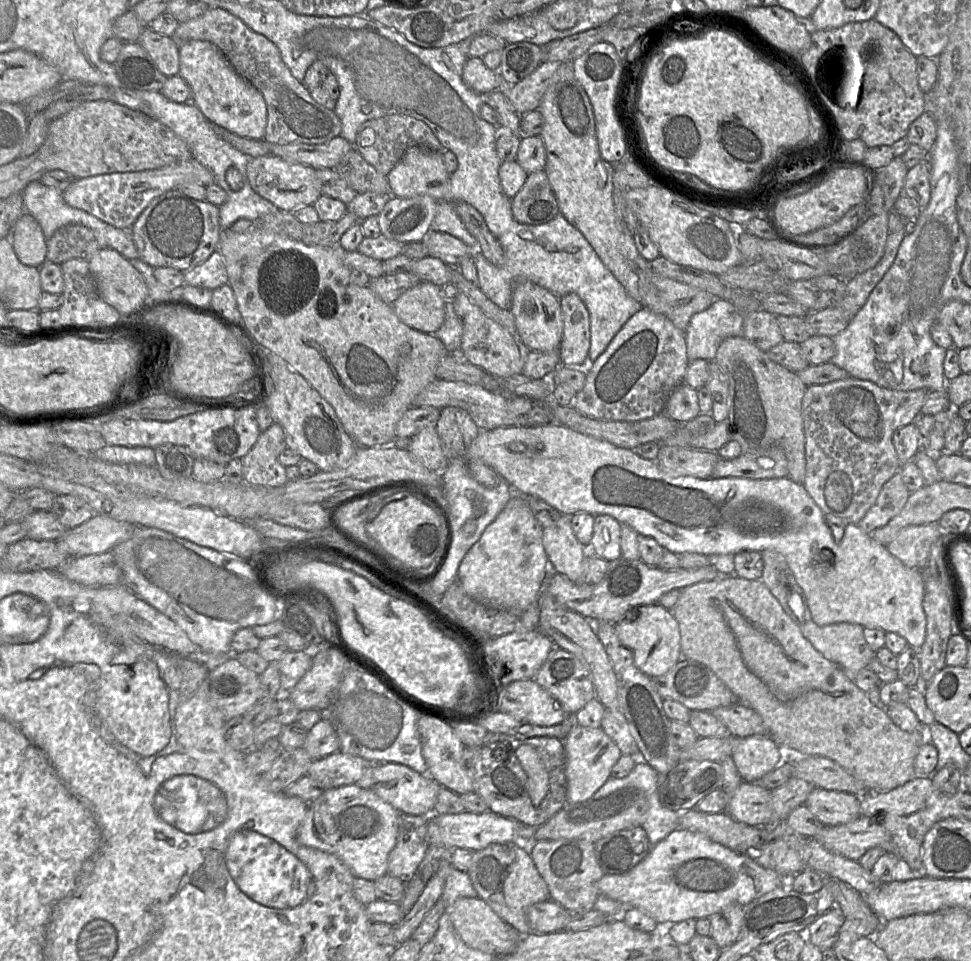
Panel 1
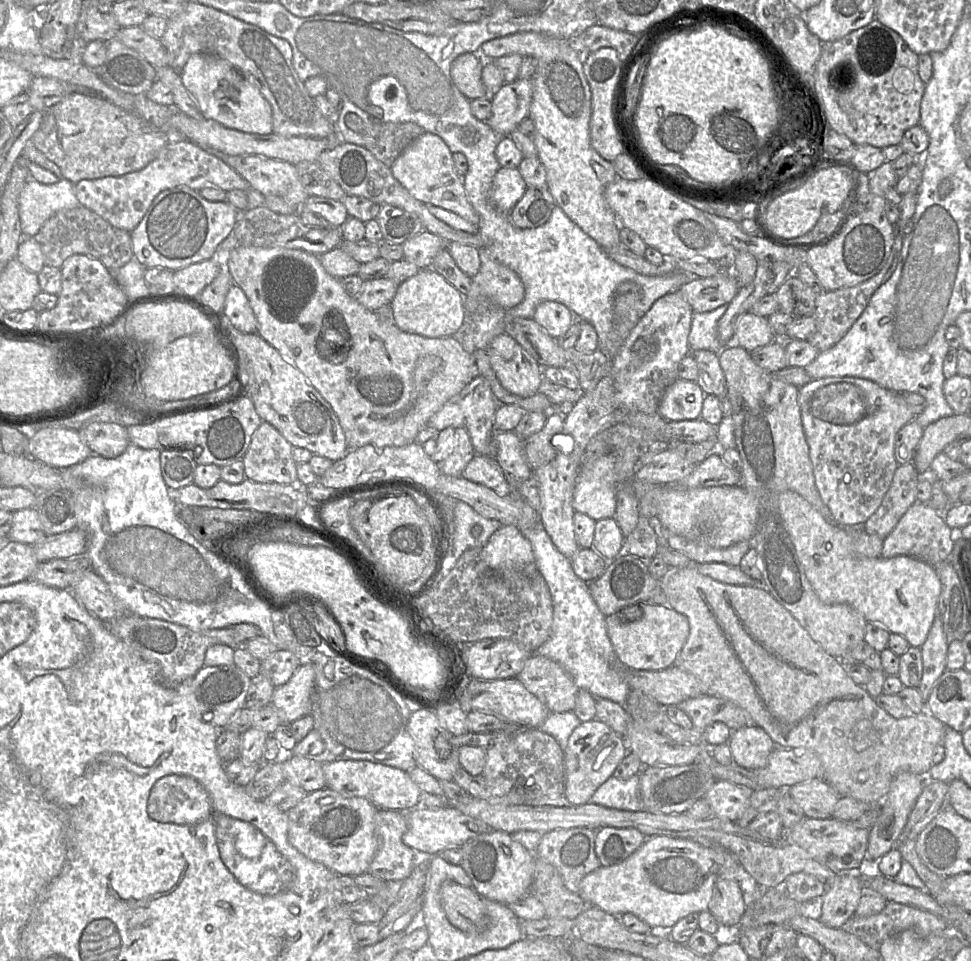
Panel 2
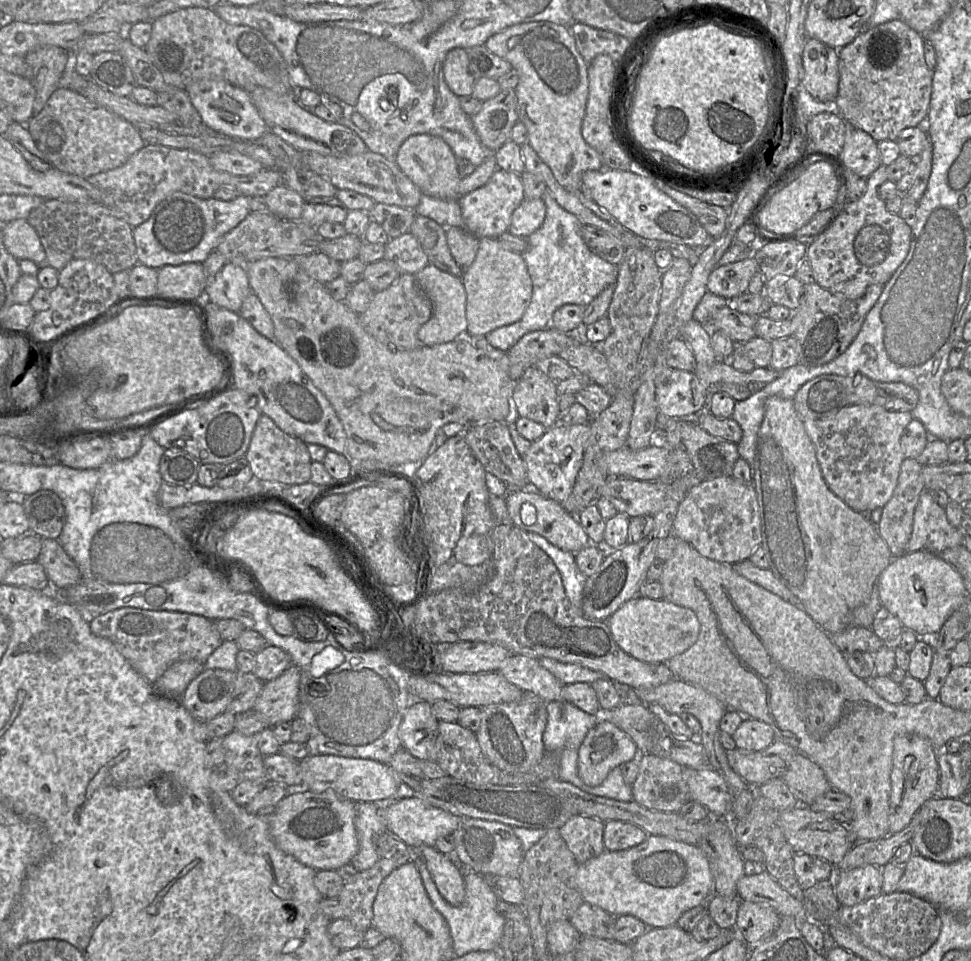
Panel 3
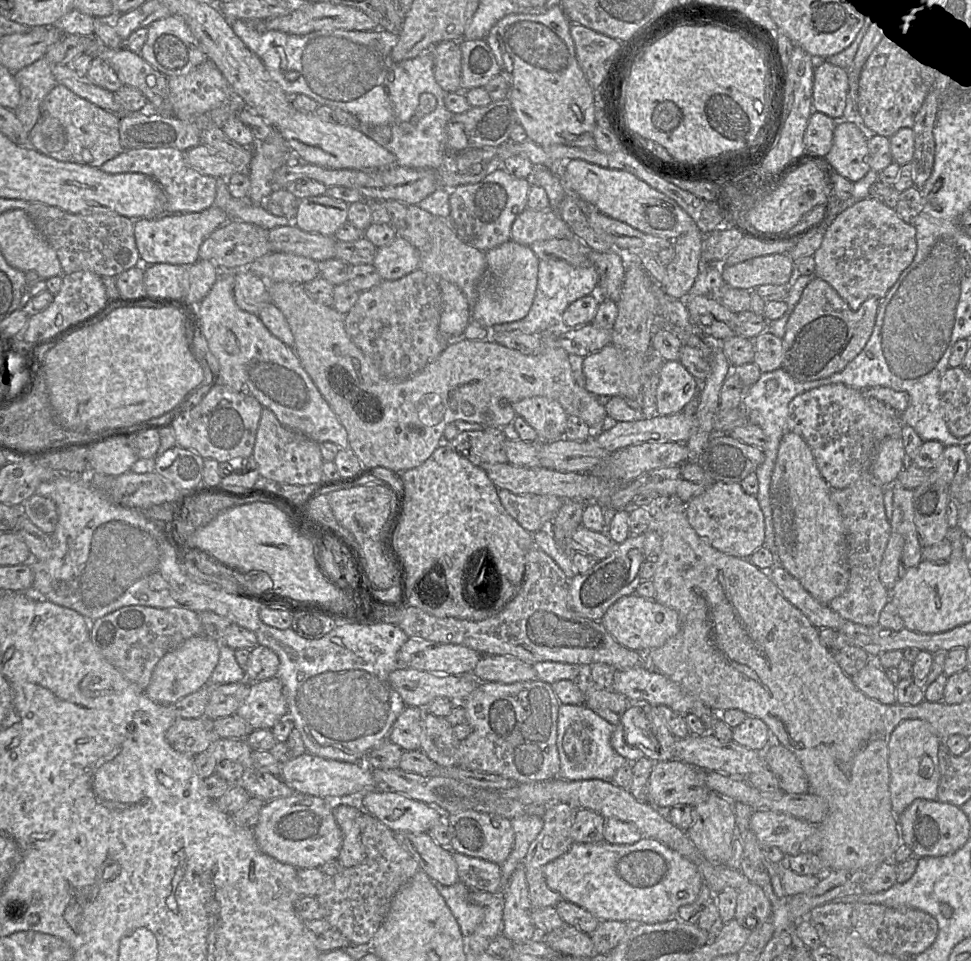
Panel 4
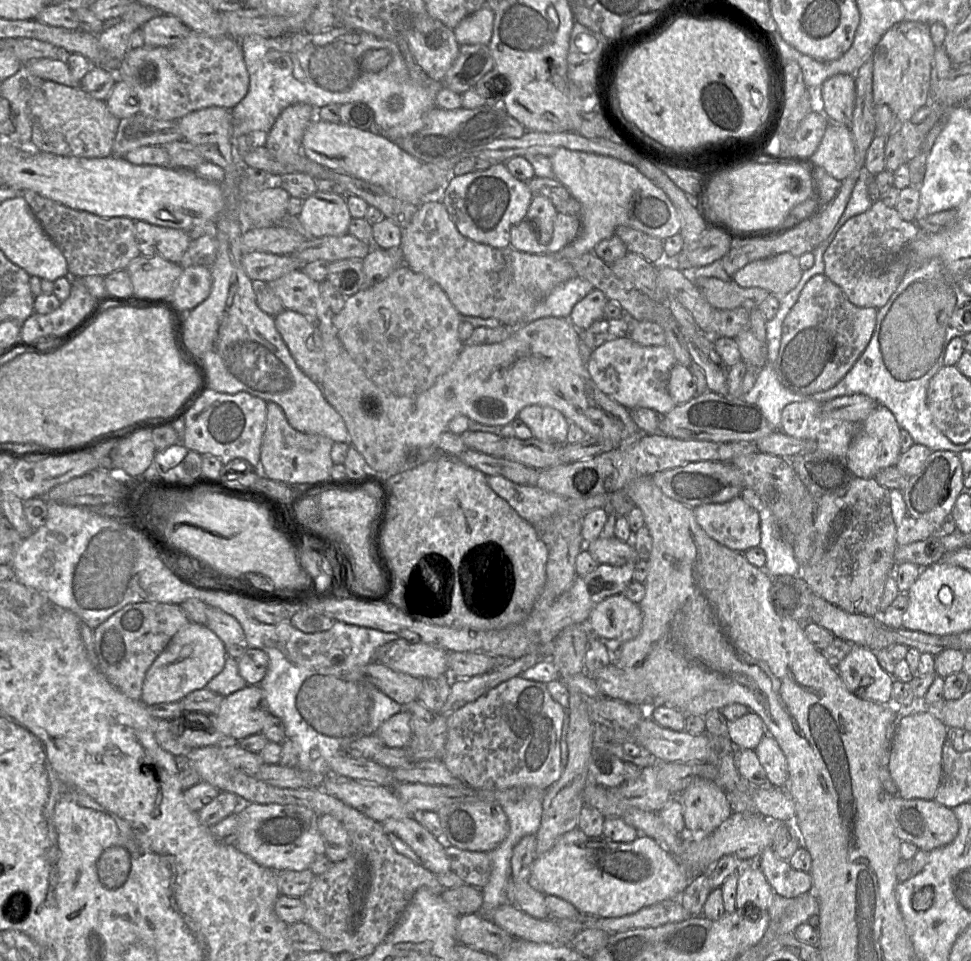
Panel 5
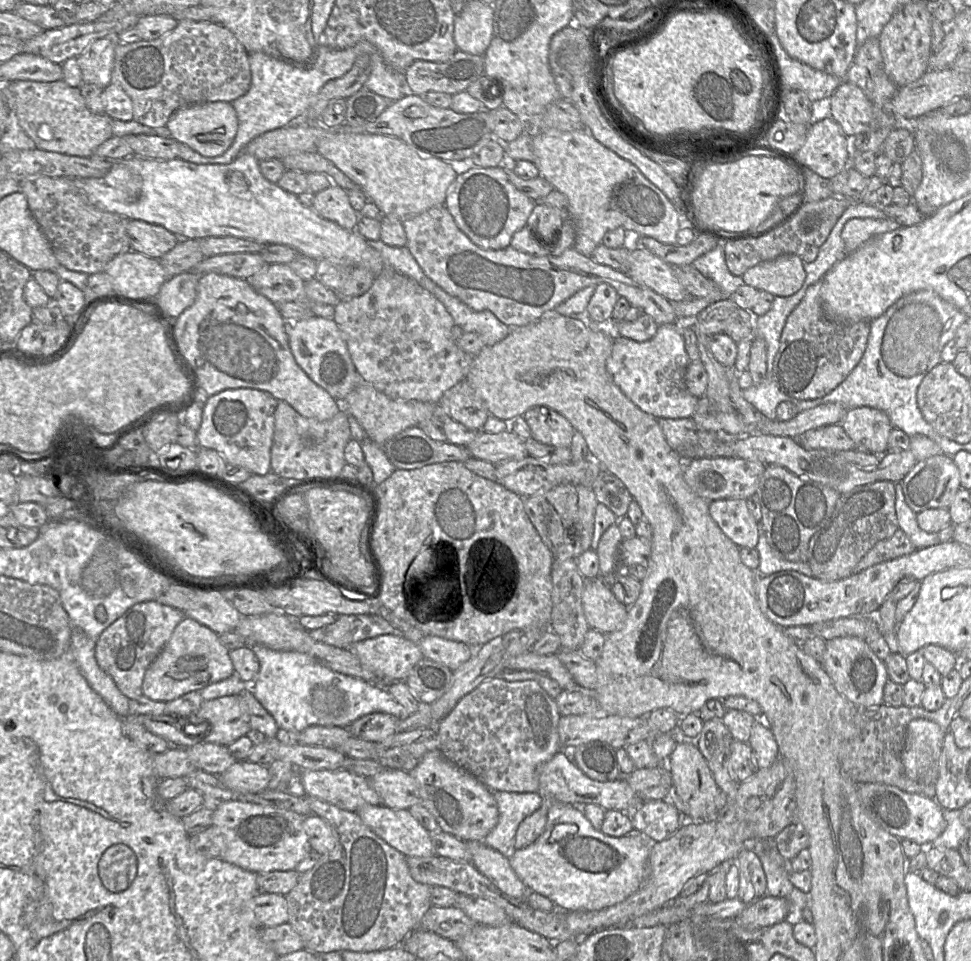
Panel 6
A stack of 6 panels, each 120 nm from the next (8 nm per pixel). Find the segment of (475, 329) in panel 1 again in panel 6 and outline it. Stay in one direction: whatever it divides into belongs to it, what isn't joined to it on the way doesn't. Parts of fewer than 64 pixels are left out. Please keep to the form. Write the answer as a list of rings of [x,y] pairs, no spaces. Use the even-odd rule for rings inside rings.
[[[537,406],[527,410],[522,417],[535,441],[548,446],[570,448],[576,430],[560,413],[545,406]]]

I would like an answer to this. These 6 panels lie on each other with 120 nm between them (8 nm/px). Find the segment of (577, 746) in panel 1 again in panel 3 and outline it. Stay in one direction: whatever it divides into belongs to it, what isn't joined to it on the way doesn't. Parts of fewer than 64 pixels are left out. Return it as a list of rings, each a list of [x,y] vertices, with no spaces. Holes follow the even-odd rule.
[[[599,720],[578,749],[578,775],[587,786],[597,786],[608,773],[632,761],[638,752],[630,737],[606,720]]]

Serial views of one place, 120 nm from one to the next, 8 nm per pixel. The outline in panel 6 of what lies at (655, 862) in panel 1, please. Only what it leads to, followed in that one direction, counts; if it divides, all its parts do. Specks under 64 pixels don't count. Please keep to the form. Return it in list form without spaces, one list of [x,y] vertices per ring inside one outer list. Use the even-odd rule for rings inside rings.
[[[550,803],[544,832],[531,845],[514,850],[509,863],[518,878],[534,893],[550,899],[564,911],[599,911],[622,902],[642,885],[652,841],[640,833],[612,837],[594,829],[582,811],[582,806]]]

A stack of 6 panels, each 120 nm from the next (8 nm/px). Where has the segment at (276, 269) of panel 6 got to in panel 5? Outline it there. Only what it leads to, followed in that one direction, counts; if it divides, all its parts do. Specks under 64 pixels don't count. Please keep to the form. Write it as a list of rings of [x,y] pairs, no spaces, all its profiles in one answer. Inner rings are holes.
[[[301,269],[266,285],[280,298],[285,309],[304,315],[315,324],[332,317],[328,305],[321,296],[319,283]]]

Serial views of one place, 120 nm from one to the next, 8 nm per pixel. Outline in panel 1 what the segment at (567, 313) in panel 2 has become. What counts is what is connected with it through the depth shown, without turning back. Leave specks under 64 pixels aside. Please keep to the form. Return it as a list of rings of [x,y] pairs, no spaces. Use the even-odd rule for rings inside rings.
[[[518,280],[513,287],[509,310],[515,318],[518,341],[528,350],[559,349],[563,335],[563,317],[558,296],[529,280]]]

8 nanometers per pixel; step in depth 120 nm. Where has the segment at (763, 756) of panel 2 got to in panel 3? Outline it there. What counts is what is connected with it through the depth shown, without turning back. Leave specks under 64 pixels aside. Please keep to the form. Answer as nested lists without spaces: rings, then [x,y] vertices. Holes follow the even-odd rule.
[[[745,718],[731,735],[736,747],[748,751],[762,751],[775,742],[773,729],[766,723]]]

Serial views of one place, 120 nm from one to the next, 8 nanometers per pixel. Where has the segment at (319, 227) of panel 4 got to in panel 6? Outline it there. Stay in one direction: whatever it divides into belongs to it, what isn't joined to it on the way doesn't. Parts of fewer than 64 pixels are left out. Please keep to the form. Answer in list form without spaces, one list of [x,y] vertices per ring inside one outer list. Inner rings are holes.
[[[334,184],[315,194],[312,209],[348,231],[355,230],[359,219],[358,212],[349,203],[347,191]]]

